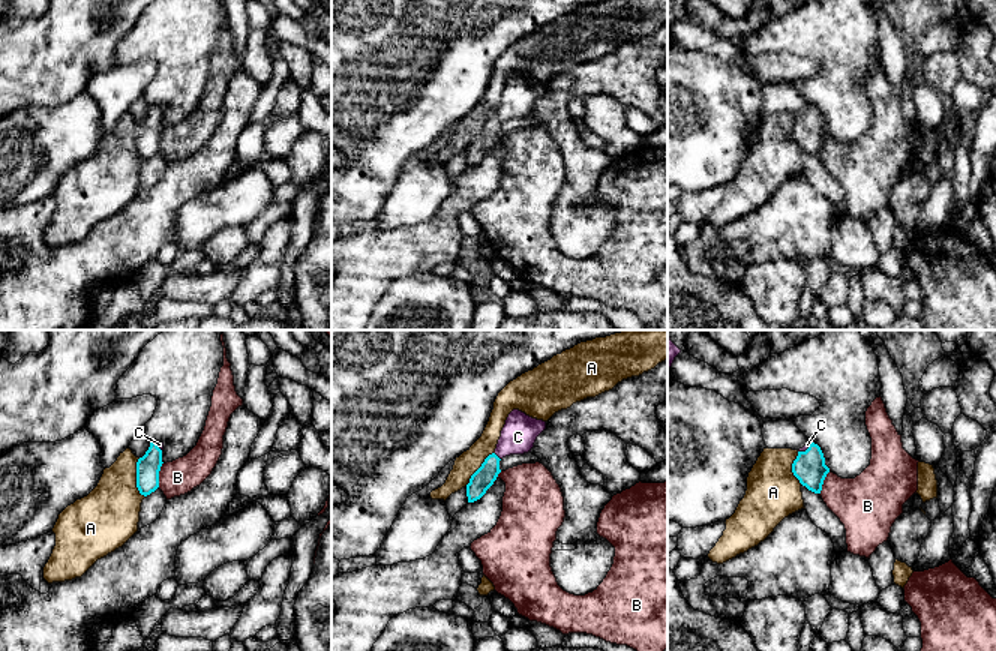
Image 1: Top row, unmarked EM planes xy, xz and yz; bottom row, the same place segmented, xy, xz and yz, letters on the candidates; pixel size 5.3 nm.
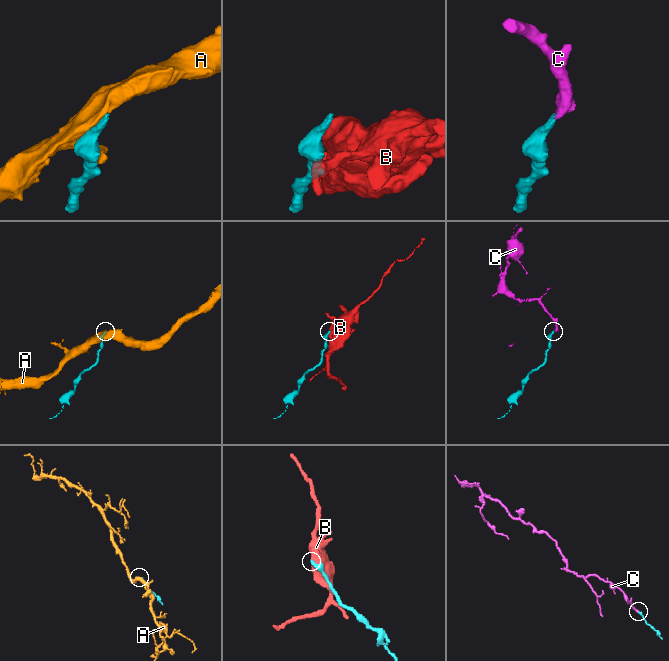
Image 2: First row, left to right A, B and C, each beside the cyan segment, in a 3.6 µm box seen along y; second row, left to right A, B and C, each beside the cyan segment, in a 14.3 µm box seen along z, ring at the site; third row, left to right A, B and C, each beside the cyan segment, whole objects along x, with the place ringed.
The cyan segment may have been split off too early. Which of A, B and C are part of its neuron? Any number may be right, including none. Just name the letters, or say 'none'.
C

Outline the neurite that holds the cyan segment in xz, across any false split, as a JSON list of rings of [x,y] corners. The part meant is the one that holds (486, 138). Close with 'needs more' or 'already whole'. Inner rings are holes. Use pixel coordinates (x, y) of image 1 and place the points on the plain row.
[[[513,74],[501,94],[495,116],[484,123],[466,148],[468,166],[480,164],[494,148],[501,136],[500,124],[502,122],[531,116],[537,100],[544,93],[546,86],[532,82],[519,74]]]; needs more

